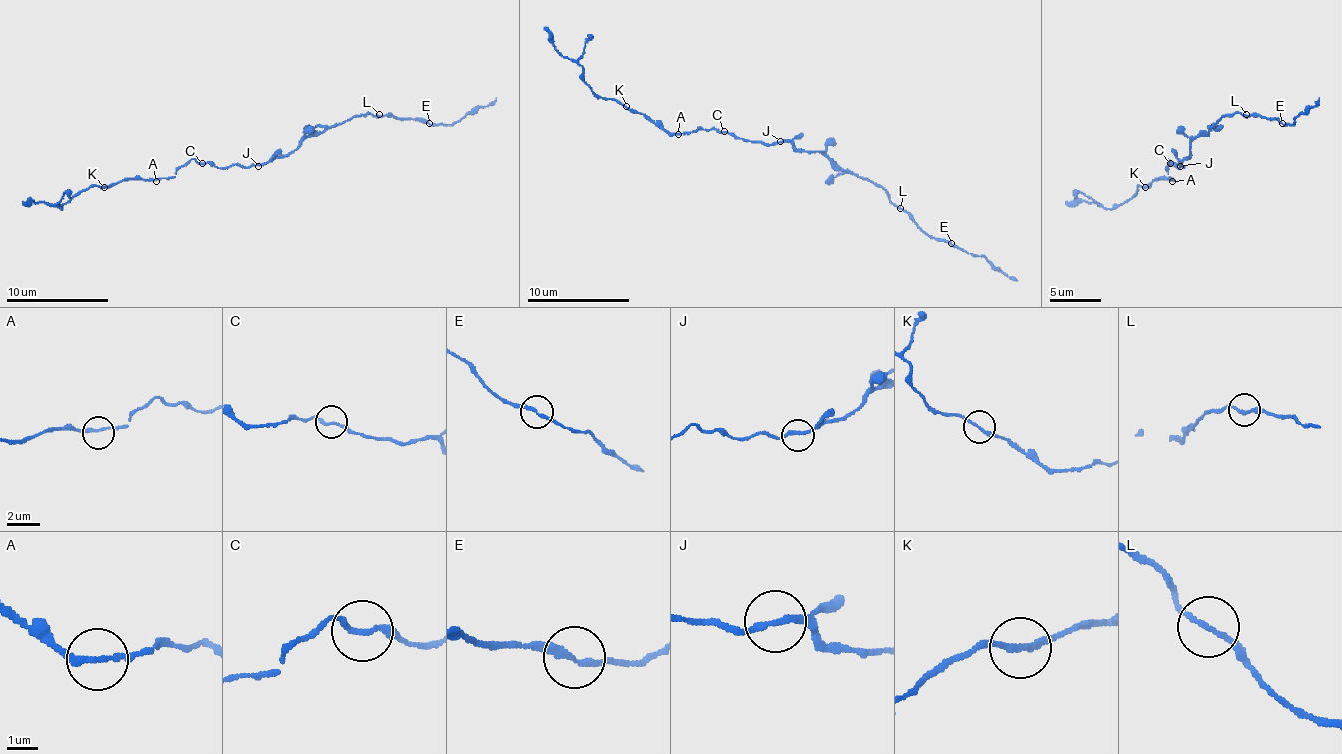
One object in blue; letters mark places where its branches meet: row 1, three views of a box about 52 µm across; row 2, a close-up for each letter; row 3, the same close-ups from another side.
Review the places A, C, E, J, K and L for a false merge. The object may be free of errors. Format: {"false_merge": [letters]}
{"false_merge": []}

